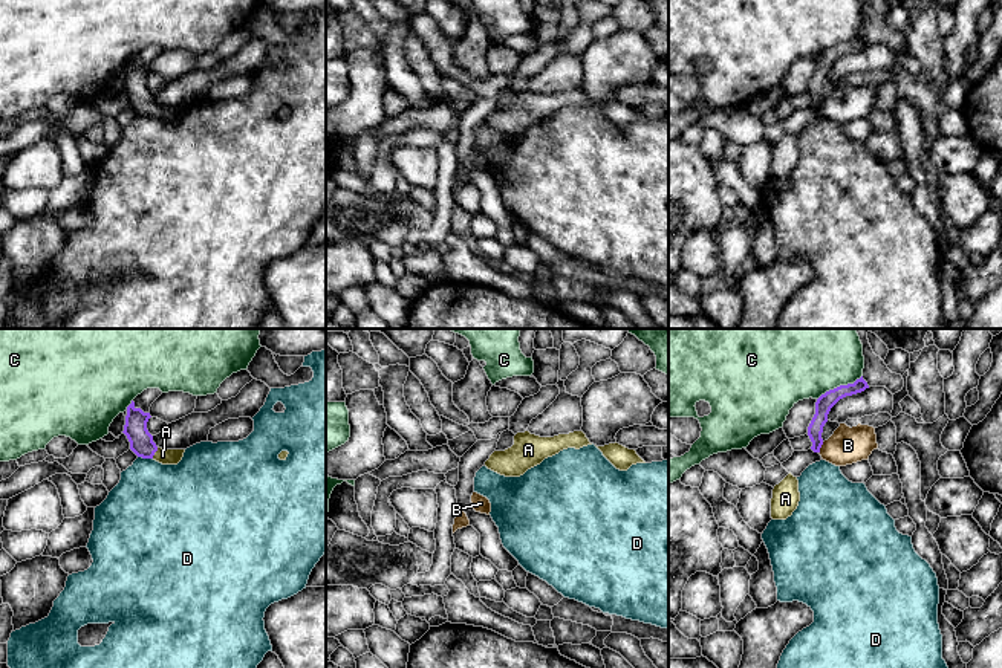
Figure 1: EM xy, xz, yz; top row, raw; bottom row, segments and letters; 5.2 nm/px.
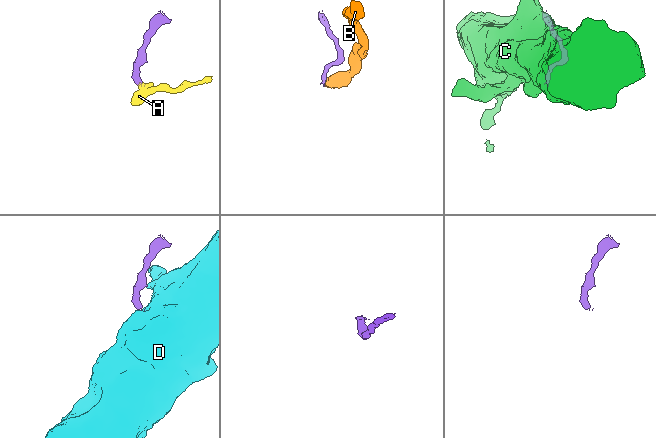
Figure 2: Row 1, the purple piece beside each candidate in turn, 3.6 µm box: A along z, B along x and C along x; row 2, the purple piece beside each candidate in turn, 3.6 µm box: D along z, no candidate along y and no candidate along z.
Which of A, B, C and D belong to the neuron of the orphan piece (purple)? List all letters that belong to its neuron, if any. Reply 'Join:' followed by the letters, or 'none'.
Join: A

